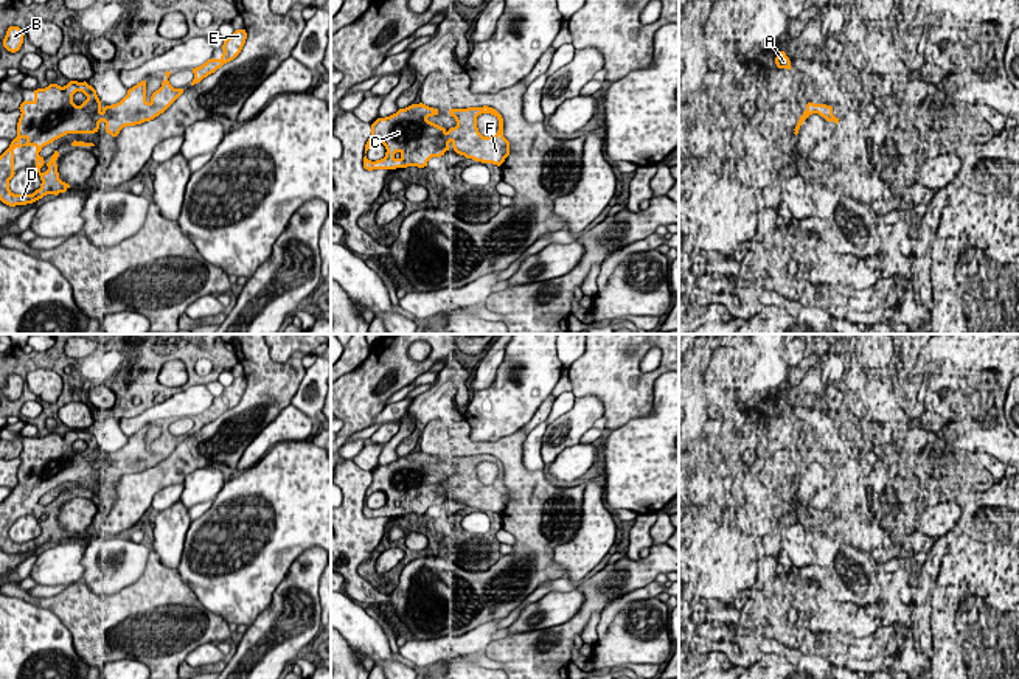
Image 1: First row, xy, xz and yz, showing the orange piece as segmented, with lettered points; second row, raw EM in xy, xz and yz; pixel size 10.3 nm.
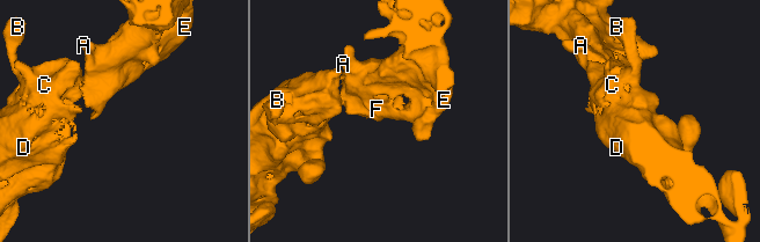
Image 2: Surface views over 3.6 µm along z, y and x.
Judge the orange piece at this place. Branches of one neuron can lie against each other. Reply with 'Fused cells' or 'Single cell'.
Single cell

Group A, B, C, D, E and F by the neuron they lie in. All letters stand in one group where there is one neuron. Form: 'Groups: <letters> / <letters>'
Groups: A B C D E F

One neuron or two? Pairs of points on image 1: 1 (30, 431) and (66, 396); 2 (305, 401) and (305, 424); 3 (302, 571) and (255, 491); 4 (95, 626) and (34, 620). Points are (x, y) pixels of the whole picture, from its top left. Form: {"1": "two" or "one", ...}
{"1": "two", "2": "two", "3": "two", "4": "two"}

